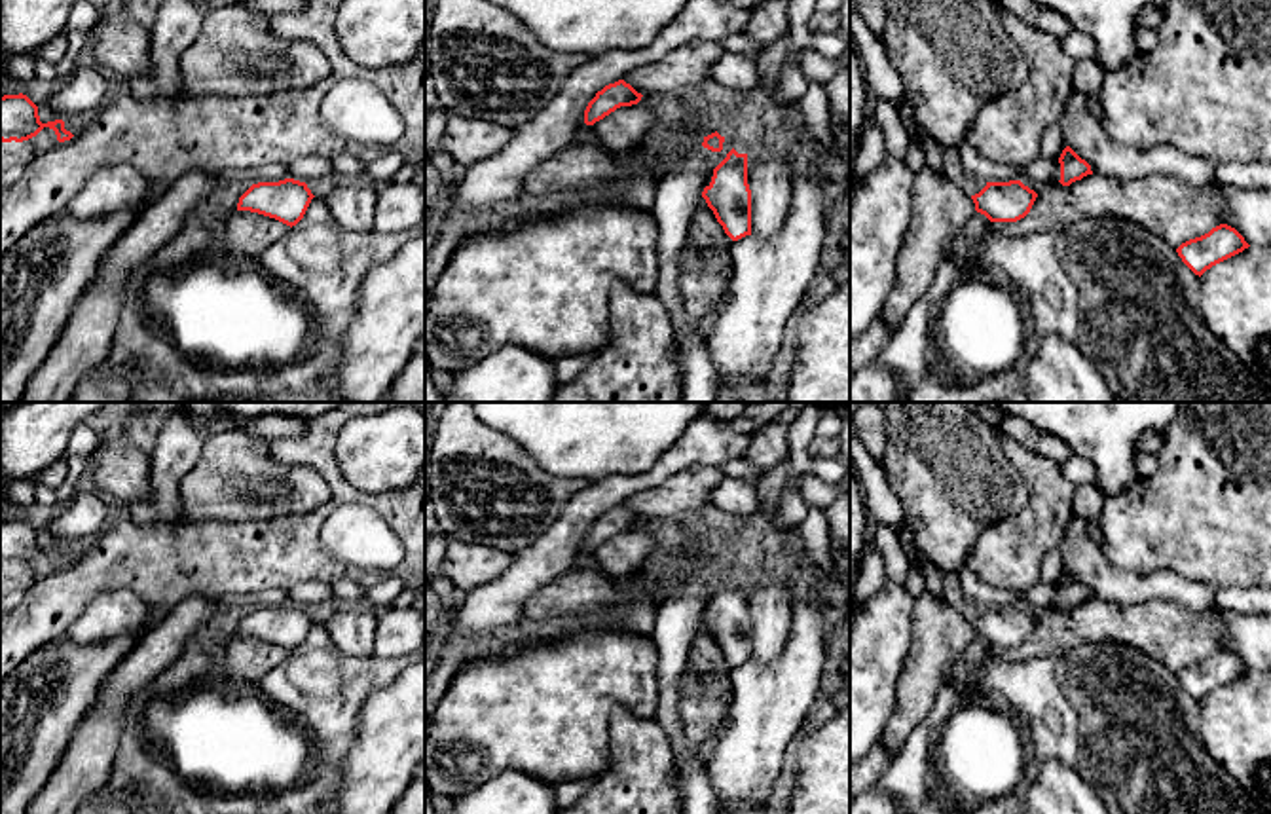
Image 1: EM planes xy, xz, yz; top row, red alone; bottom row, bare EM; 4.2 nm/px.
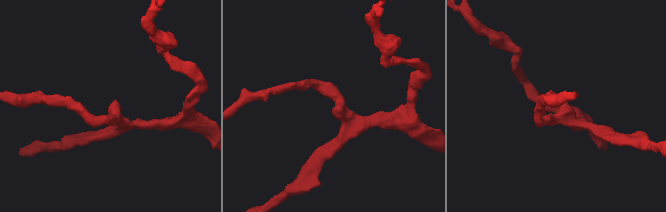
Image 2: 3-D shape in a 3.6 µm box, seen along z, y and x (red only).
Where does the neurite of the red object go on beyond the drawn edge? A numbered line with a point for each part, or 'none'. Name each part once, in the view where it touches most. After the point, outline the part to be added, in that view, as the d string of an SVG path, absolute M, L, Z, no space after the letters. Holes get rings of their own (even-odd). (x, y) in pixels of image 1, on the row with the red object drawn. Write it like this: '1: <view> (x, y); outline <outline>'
none

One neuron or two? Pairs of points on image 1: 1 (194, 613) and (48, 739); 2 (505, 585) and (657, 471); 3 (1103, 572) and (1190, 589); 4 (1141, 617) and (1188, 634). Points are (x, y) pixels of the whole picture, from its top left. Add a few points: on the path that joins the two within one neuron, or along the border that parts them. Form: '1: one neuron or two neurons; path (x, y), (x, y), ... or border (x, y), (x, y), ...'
1: two neurons; border (122, 661), (107, 678), (92, 710), (73, 735)
2: one neuron; path (543, 556), (602, 496), (619, 488)
3: one neuron; path (1123, 587), (1169, 587)
4: one neuron; path (1152, 628), (1177, 634)

